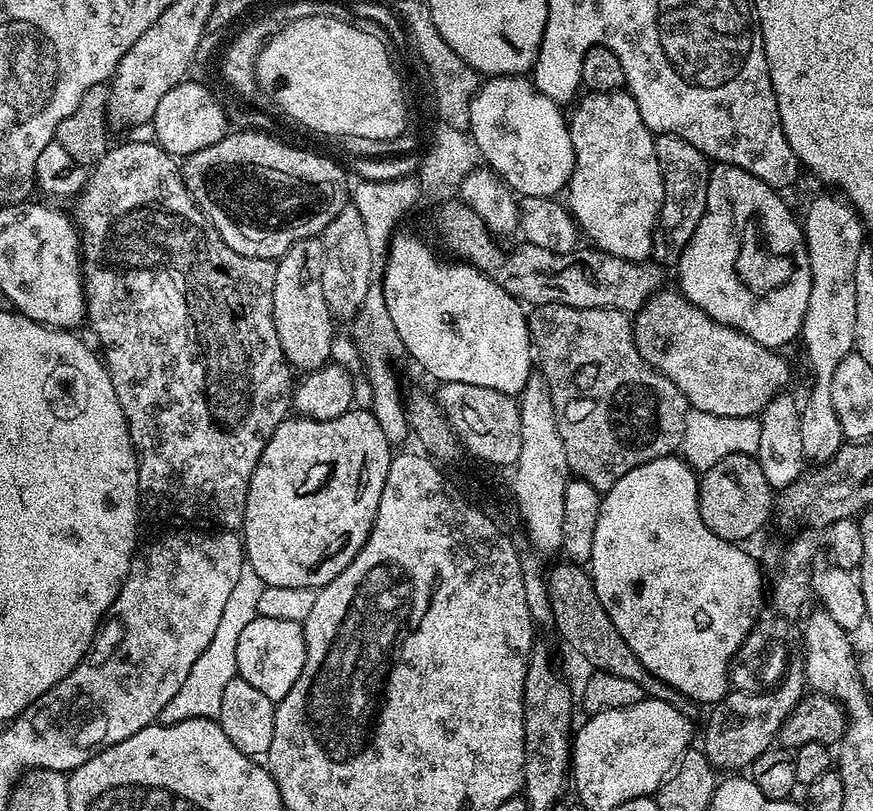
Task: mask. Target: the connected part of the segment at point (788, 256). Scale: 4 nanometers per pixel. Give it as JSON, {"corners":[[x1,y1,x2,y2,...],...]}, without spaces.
{"corners":[[713,163,708,174,706,210,702,214,702,222,698,222,694,238,690,238,686,250,682,250,678,265,678,291,681,296,710,314,710,318,754,338,754,342,762,346,777,350,801,335,811,288,810,258,807,256,804,228,780,196,783,195,777,189,738,166]]}

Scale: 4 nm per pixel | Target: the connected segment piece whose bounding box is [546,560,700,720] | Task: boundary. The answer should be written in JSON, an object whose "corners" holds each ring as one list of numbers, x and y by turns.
{"corners":[[562,560,562,563,547,571,546,577,551,602,551,621,553,625,556,624,561,638,592,665,590,667,595,671,635,681,651,699,666,701,693,720,699,717,700,708,695,700,676,690,668,682,663,682,657,675,650,674,646,666,638,660,630,644,622,638,614,622,610,621,609,614,599,601,597,591,594,590,591,575,581,565]]}

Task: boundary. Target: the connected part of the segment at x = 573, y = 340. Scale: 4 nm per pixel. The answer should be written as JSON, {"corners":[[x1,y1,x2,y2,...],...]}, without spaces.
{"corners":[[538,304,527,313,527,317,528,332,532,336,534,356,538,361,538,372,539,375,546,378,546,382,550,386,550,398,554,402,558,430,562,434,562,442,566,446,566,462,573,477,585,480,594,490,603,494,611,490,614,482,618,482,618,478,630,474,630,470,634,470,646,462,654,462,654,458,671,456,683,445,686,418,690,411,688,399,682,394,682,390,678,390,678,386,674,386,674,382,670,382,670,378,666,378,661,372,654,370,654,366,650,366,646,362,646,358,642,358,642,354,638,354,638,346,634,342,632,333,633,317,629,313,613,308,575,308,565,304]]}

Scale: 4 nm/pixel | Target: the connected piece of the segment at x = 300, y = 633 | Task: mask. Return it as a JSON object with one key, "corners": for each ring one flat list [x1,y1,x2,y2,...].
{"corners":[[256,616,254,622,249,622,238,637,237,673,273,702,290,694,290,686,294,686,294,682,298,682,298,674,302,674,302,666,306,666,303,623]]}

